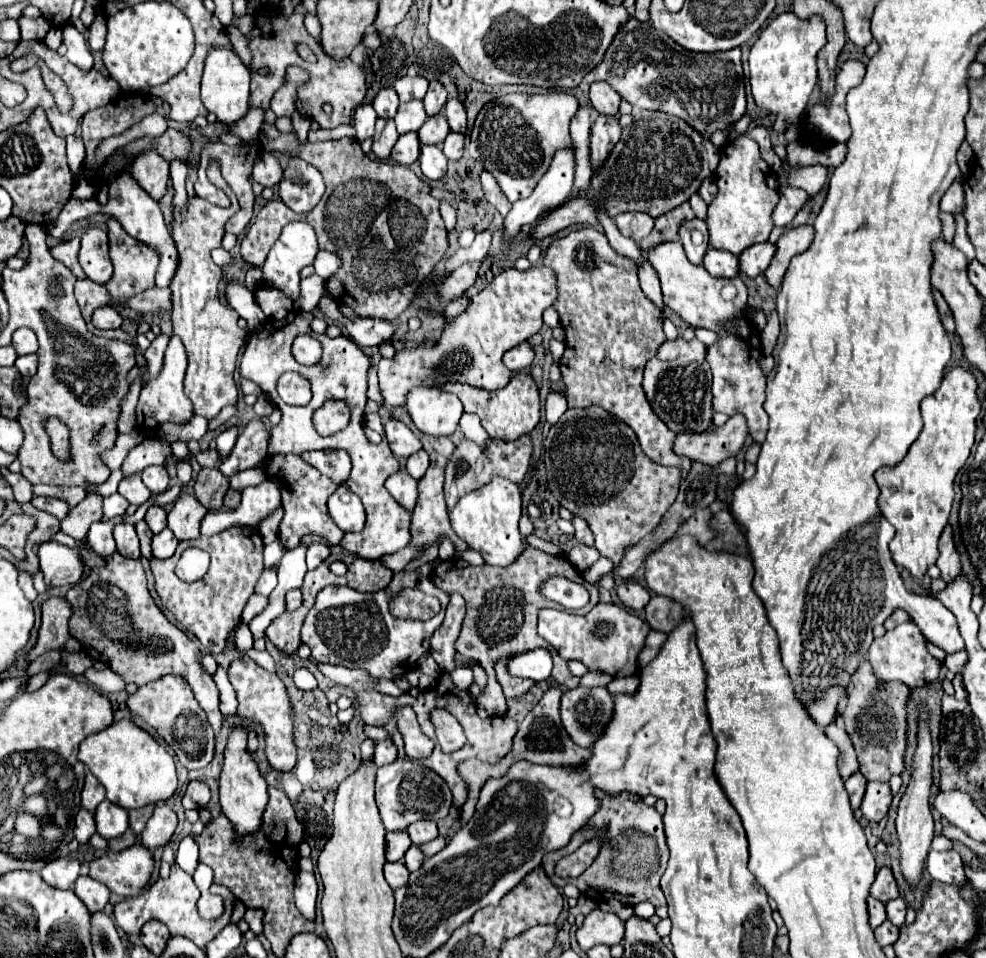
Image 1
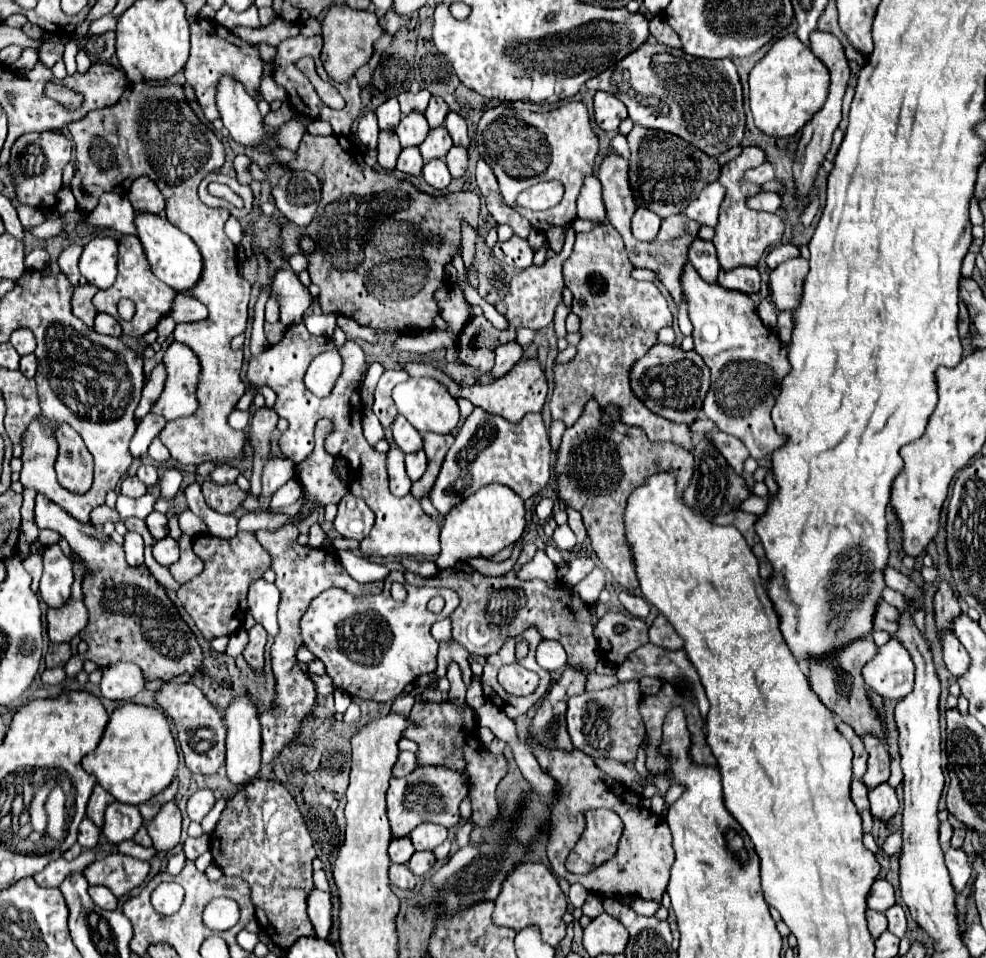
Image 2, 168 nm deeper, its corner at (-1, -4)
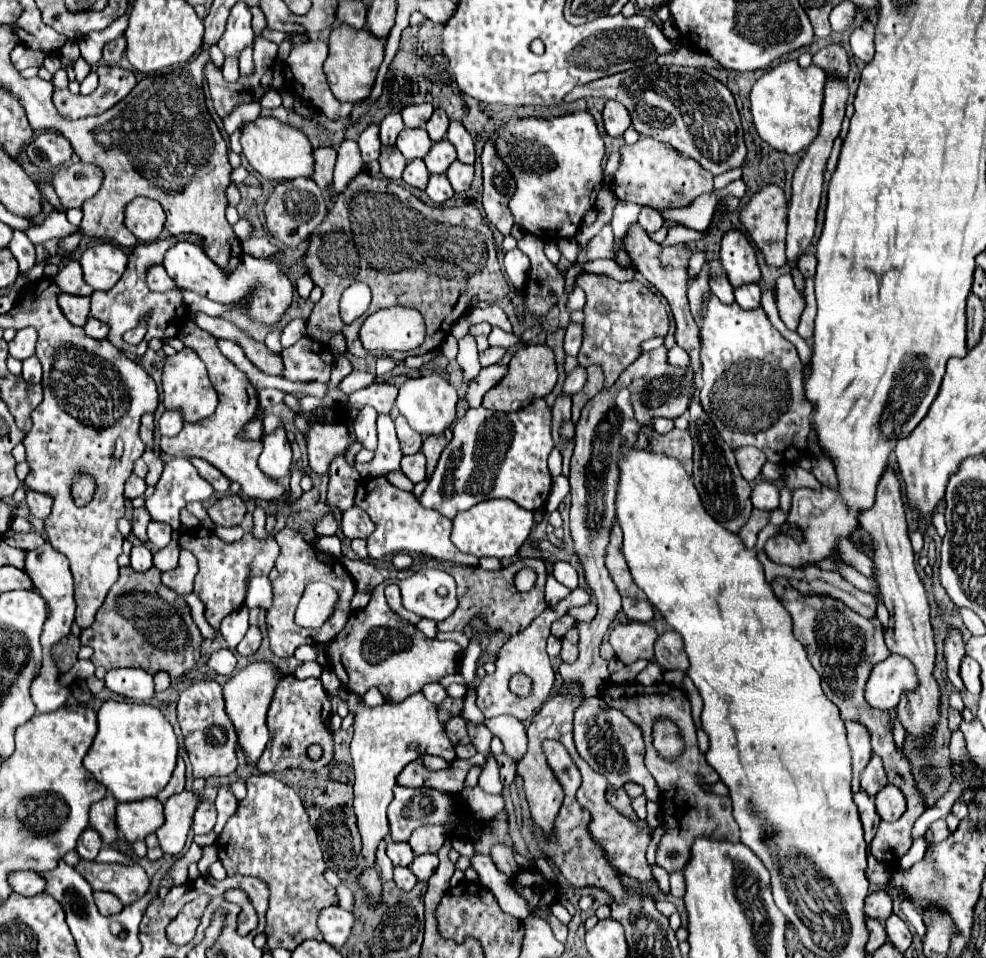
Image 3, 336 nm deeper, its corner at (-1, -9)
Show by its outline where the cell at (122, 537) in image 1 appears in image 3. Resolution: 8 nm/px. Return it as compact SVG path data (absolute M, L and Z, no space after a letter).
M135 545L131 551L131 567L135 571L147 571L153 567L153 553L145 545Z

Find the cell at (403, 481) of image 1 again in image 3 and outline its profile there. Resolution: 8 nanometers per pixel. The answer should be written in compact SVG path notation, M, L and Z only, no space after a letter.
M379 415L377 431L379 431L379 447L375 451L375 457L365 465L355 467L361 477L387 475L389 471L399 469L399 463L403 459L403 453L399 449L399 439L395 433L395 423L389 415Z

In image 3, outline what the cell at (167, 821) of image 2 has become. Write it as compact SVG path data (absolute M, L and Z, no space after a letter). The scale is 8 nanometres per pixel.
M181 791L165 801L165 823L155 831L163 853L179 855L185 847L193 813L201 799L193 791Z

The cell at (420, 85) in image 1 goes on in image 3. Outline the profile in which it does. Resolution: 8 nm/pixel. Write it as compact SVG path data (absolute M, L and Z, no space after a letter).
M423 103L423 105L409 105L403 109L403 121L405 121L405 127L425 127L425 123L429 121L433 113L433 107L429 103Z

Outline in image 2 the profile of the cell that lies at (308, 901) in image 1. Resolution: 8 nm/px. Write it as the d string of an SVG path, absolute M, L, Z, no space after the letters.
M313 888L307 896L307 914L319 938L327 938L331 928L331 898L329 892Z

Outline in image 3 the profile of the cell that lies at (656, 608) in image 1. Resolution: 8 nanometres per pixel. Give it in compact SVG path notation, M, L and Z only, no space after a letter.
M675 631L663 633L655 643L655 661L663 665L664 673L668 670L689 669L687 653L683 651L683 639Z

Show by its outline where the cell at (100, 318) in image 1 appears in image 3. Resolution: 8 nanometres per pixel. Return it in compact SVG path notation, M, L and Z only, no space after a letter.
M89 317L89 319L87 319L87 325L83 327L83 331L85 331L89 337L93 337L93 339L105 339L105 337L107 337L109 327L107 327L107 325L103 325L101 321L97 321L97 319Z

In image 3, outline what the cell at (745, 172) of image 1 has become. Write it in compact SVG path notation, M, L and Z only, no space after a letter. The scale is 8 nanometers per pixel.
M737 229L727 231L723 237L721 263L733 287L757 283L761 277L755 249L751 247L749 239Z

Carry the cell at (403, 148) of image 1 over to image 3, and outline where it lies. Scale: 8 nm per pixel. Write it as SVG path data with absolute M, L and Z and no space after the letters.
M421 159L411 161L411 163L405 167L403 181L405 181L407 185L411 185L411 187L425 189L425 187L427 187L427 181L429 181L429 171L427 171L425 163L423 163Z

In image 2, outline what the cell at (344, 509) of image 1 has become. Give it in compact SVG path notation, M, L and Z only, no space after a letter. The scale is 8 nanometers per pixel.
M347 492L347 496L343 496L343 500L337 506L339 506L335 518L337 532L345 538L363 540L375 522L375 516L369 510L369 506L351 492Z

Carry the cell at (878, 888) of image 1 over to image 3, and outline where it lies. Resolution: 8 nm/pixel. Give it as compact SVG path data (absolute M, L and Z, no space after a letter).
M875 891L865 899L863 911L867 917L885 921L891 915L891 897L887 895L887 891Z

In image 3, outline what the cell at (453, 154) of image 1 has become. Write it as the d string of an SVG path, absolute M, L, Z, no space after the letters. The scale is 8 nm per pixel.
M453 161L451 167L447 169L447 179L451 181L455 193L463 193L471 187L473 181L473 167L471 165L463 165L461 161Z

